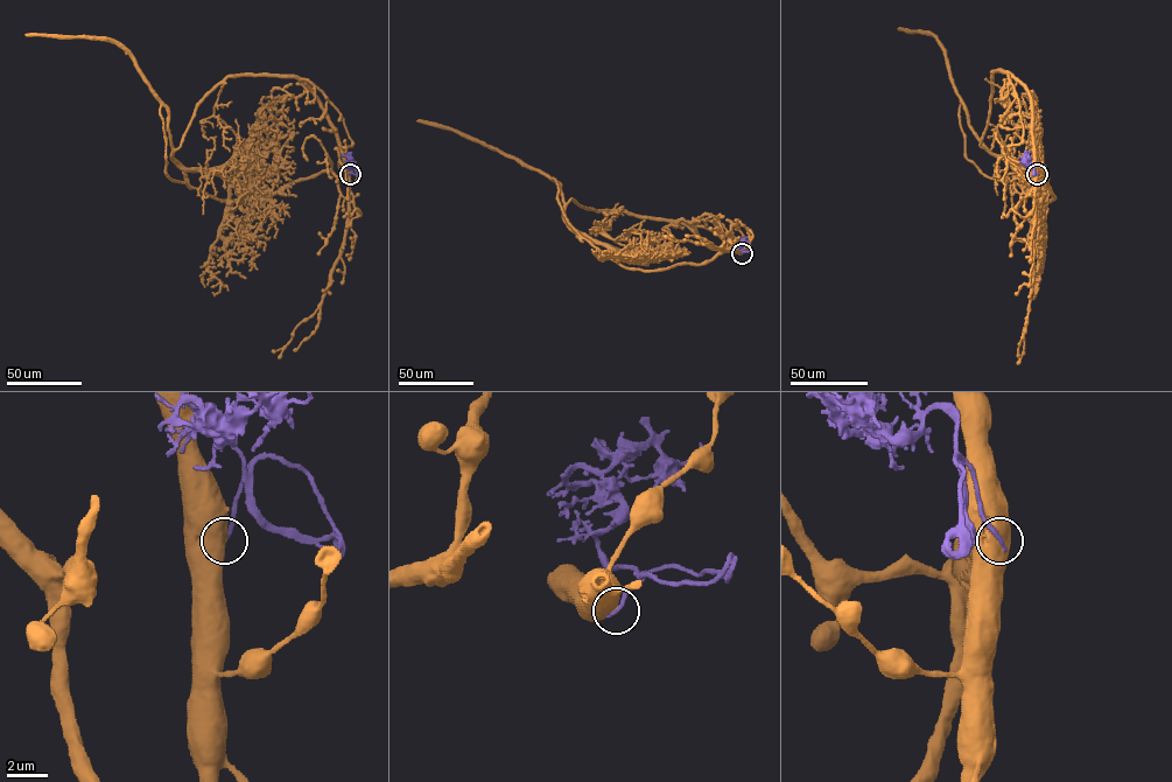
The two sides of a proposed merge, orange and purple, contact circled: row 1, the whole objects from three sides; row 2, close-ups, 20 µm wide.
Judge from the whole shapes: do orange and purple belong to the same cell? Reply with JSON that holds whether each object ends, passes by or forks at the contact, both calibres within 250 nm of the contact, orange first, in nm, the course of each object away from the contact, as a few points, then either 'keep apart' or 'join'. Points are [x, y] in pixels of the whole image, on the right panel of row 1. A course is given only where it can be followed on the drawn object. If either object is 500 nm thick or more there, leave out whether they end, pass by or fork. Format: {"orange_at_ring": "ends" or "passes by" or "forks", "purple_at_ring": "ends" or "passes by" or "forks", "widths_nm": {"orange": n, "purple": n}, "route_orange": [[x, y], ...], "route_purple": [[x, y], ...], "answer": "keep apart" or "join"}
{"widths_nm": {"orange": 750, "purple": 220}, "route_orange": [[1037, 174], [1031, 99], [995, 71], [984, 147], [960, 105], [966, 156], [1054, 197], [1036, 169], [1010, 257]], "route_purple": [[1037, 174], [1032, 163], [1027, 166], [1022, 161], [1029, 154]], "answer": "keep apart"}

